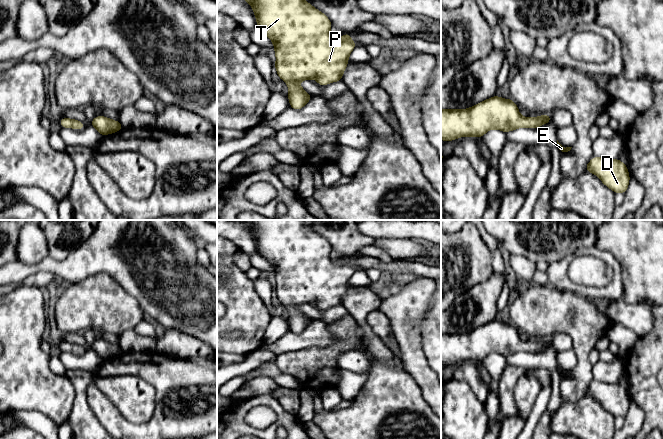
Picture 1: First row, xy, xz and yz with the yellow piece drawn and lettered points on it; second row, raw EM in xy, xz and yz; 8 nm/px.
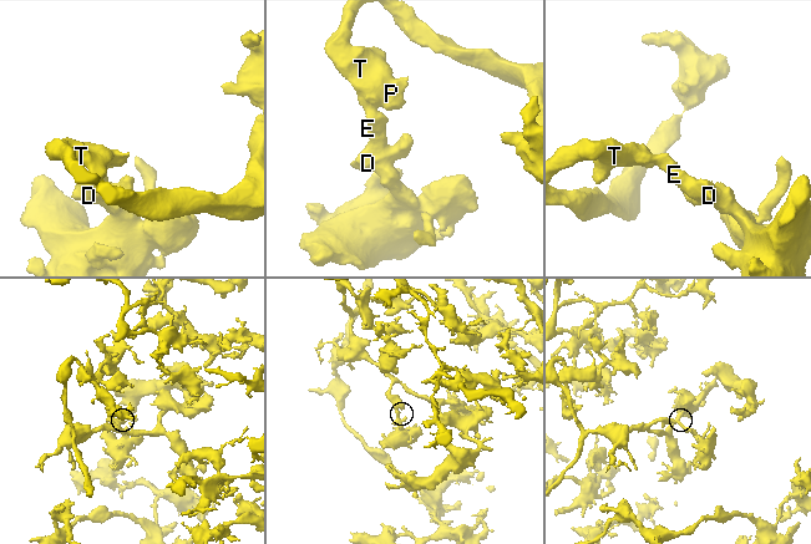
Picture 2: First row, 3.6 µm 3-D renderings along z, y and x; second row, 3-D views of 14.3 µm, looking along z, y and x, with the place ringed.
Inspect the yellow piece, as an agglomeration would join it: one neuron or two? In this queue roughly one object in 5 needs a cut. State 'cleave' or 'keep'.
keep

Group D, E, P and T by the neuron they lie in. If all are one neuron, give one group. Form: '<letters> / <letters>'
D E P T

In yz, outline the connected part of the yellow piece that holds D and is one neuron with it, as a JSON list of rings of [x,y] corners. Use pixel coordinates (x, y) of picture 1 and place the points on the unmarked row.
[[[593,381],[585,391],[585,395],[599,401],[604,409],[614,417],[625,418],[630,405],[627,390],[619,383]]]

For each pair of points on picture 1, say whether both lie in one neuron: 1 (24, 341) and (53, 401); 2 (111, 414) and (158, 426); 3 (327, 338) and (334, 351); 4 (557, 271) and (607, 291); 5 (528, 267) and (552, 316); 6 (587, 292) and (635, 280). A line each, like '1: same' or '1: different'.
1: same
2: same
3: different
4: same
5: different
6: different

